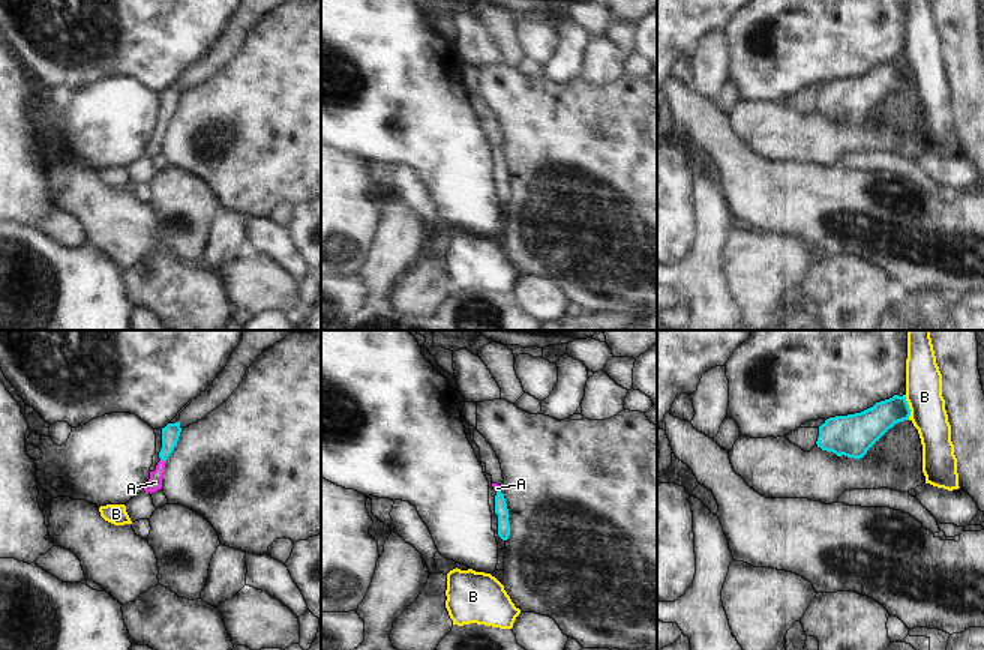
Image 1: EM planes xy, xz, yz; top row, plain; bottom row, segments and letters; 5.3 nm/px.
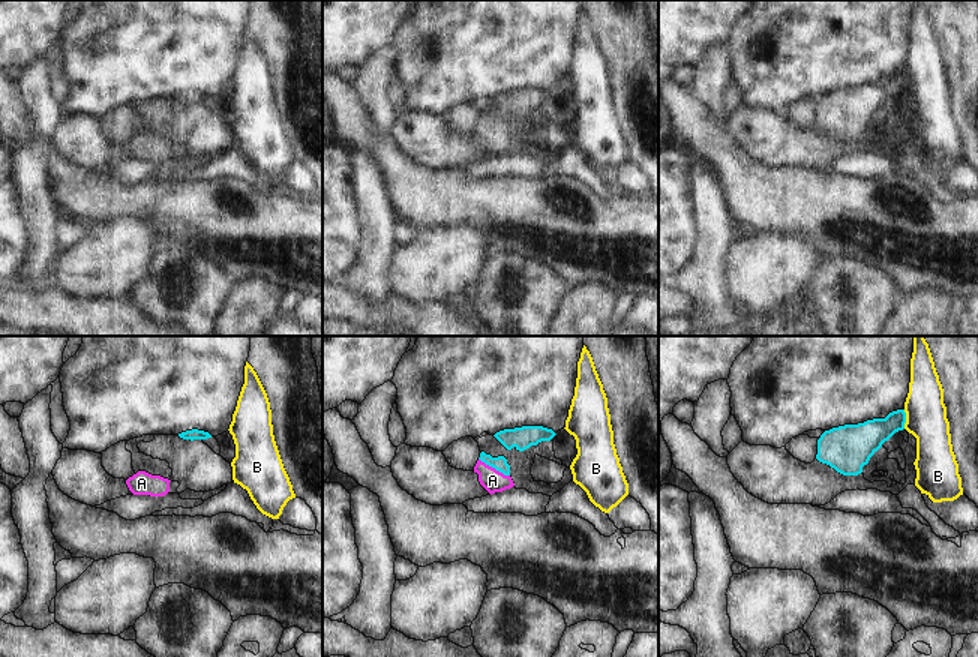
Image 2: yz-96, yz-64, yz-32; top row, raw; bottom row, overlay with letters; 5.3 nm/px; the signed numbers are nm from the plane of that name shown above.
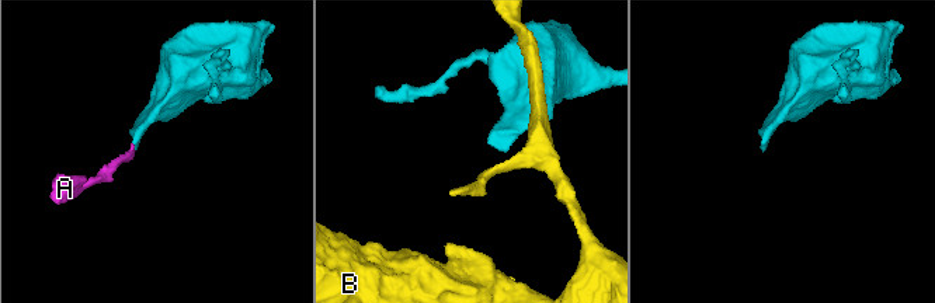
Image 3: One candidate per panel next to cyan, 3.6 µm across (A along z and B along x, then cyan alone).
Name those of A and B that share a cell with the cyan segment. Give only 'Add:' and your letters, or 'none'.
Add: A

